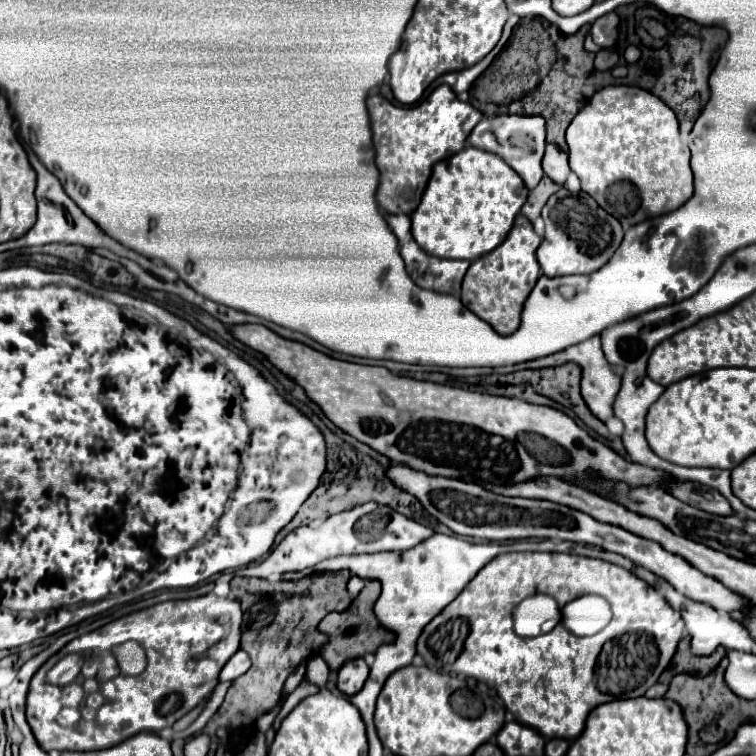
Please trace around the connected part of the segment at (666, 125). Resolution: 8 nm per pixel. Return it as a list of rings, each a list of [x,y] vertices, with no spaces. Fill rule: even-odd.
[[[608,85],[602,87],[592,95],[592,99],[576,113],[566,131],[568,155],[570,155],[570,169],[580,177],[582,191],[594,197],[606,213],[618,217],[624,229],[630,225],[642,223],[644,219],[670,213],[684,205],[694,191],[694,178],[690,169],[690,151],[688,145],[682,143],[678,131],[678,119],[674,111],[656,95],[646,89],[630,87],[630,85]],[[626,181],[630,187],[622,193],[622,201],[608,201],[608,187]]]

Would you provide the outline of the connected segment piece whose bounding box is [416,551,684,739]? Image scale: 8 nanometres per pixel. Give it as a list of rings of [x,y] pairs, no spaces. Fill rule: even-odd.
[[[526,551],[526,553],[498,555],[494,557],[494,561],[490,561],[490,565],[486,565],[486,569],[480,569],[480,573],[462,589],[462,593],[424,627],[416,649],[424,657],[430,669],[476,677],[486,685],[494,687],[502,697],[506,709],[514,713],[516,721],[522,721],[522,725],[530,725],[532,729],[538,729],[538,733],[542,733],[546,739],[550,737],[576,739],[582,733],[584,721],[594,707],[608,703],[612,699],[634,697],[638,687],[644,685],[650,675],[658,677],[666,669],[678,647],[678,641],[682,639],[682,631],[684,631],[684,621],[680,613],[674,611],[656,589],[652,589],[646,581],[626,571],[624,567],[572,553]],[[538,593],[554,597],[556,603],[568,603],[568,599],[586,593],[598,593],[606,597],[612,605],[614,613],[612,623],[594,637],[574,637],[568,631],[550,631],[534,639],[518,637],[514,633],[512,611],[520,601]],[[606,643],[614,645],[616,651],[610,653],[612,655],[610,663],[600,663],[604,665],[602,673],[598,671],[598,657],[602,655]]]

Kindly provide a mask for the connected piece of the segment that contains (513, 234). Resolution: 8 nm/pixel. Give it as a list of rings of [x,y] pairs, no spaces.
[[[518,215],[504,243],[472,261],[466,271],[462,281],[462,303],[482,321],[492,325],[500,335],[510,335],[520,325],[522,305],[540,277],[540,265],[536,261],[536,249],[540,241],[542,239],[536,235],[532,223],[524,215]]]

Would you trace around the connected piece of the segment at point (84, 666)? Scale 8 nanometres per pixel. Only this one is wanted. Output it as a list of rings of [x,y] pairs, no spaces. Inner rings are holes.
[[[208,593],[204,597],[196,597],[196,599],[184,599],[184,601],[166,601],[166,603],[158,603],[154,607],[148,607],[148,609],[142,609],[142,611],[136,611],[132,615],[126,615],[126,617],[120,617],[92,633],[86,633],[74,641],[70,641],[64,649],[60,649],[54,657],[50,657],[50,661],[46,661],[46,665],[42,665],[42,669],[38,669],[38,673],[32,677],[32,687],[28,689],[28,701],[26,701],[26,719],[32,727],[32,733],[38,741],[38,745],[44,749],[44,751],[52,751],[52,749],[58,749],[58,751],[96,751],[96,749],[108,749],[108,747],[114,747],[118,745],[120,741],[140,733],[140,731],[160,731],[164,727],[172,727],[174,721],[178,721],[180,717],[184,717],[188,711],[192,711],[198,703],[202,703],[216,687],[218,683],[218,673],[222,669],[222,665],[238,651],[240,647],[240,637],[242,637],[242,609],[240,609],[240,601],[238,599],[232,599],[232,597],[218,597],[214,593]],[[126,641],[138,641],[144,651],[146,651],[146,657],[148,657],[148,665],[146,669],[140,673],[140,675],[122,675],[120,669],[118,669],[118,661],[114,657],[114,647],[116,645],[122,645]]]

